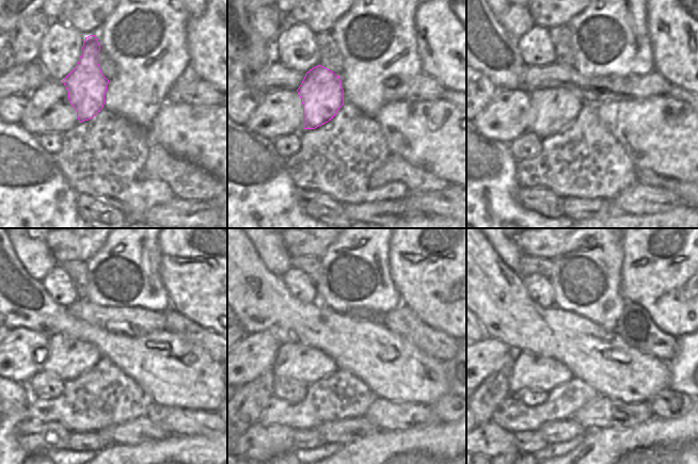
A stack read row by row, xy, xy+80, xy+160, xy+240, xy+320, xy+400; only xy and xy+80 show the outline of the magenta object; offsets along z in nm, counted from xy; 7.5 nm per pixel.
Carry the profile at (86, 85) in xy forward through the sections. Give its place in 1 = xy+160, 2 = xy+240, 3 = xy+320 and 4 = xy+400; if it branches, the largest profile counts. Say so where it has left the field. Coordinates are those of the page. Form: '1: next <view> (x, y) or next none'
1: next xy+160 (552, 109)
2: next xy+240 (67, 357)
3: next xy+320 (306, 365)
4: next xy+400 (529, 371)

